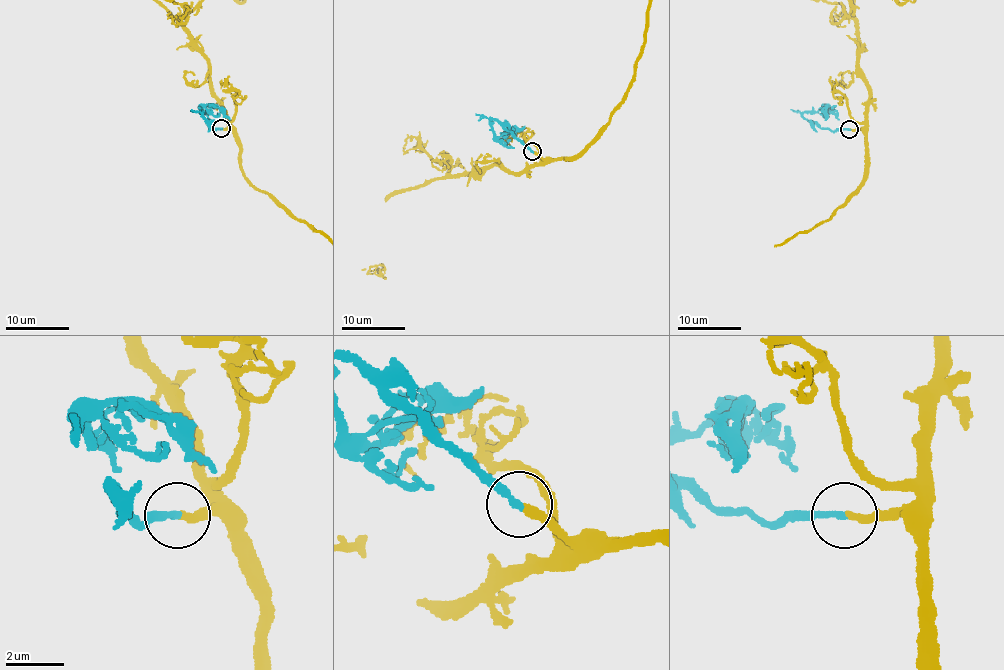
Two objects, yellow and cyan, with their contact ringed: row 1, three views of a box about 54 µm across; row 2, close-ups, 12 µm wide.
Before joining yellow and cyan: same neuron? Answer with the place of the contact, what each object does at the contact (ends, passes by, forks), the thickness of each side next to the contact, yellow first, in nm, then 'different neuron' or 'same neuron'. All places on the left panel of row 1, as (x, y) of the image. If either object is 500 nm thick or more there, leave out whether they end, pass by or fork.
at (221, 128); yellow ends there; cyan ends there; 260 nm thick on the yellow side, 240 nm on the other; same neuron

